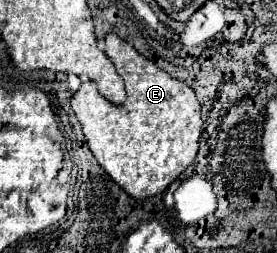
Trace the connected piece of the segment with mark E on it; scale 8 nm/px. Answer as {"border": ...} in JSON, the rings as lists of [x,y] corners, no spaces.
{"border":[[[116,33],[106,35],[104,51],[116,63],[126,83],[126,101],[114,105],[100,97],[96,85],[82,83],[72,95],[72,111],[82,125],[86,143],[96,161],[126,193],[136,199],[160,195],[180,177],[198,153],[198,139],[202,133],[200,103],[192,87],[158,69]]]}

